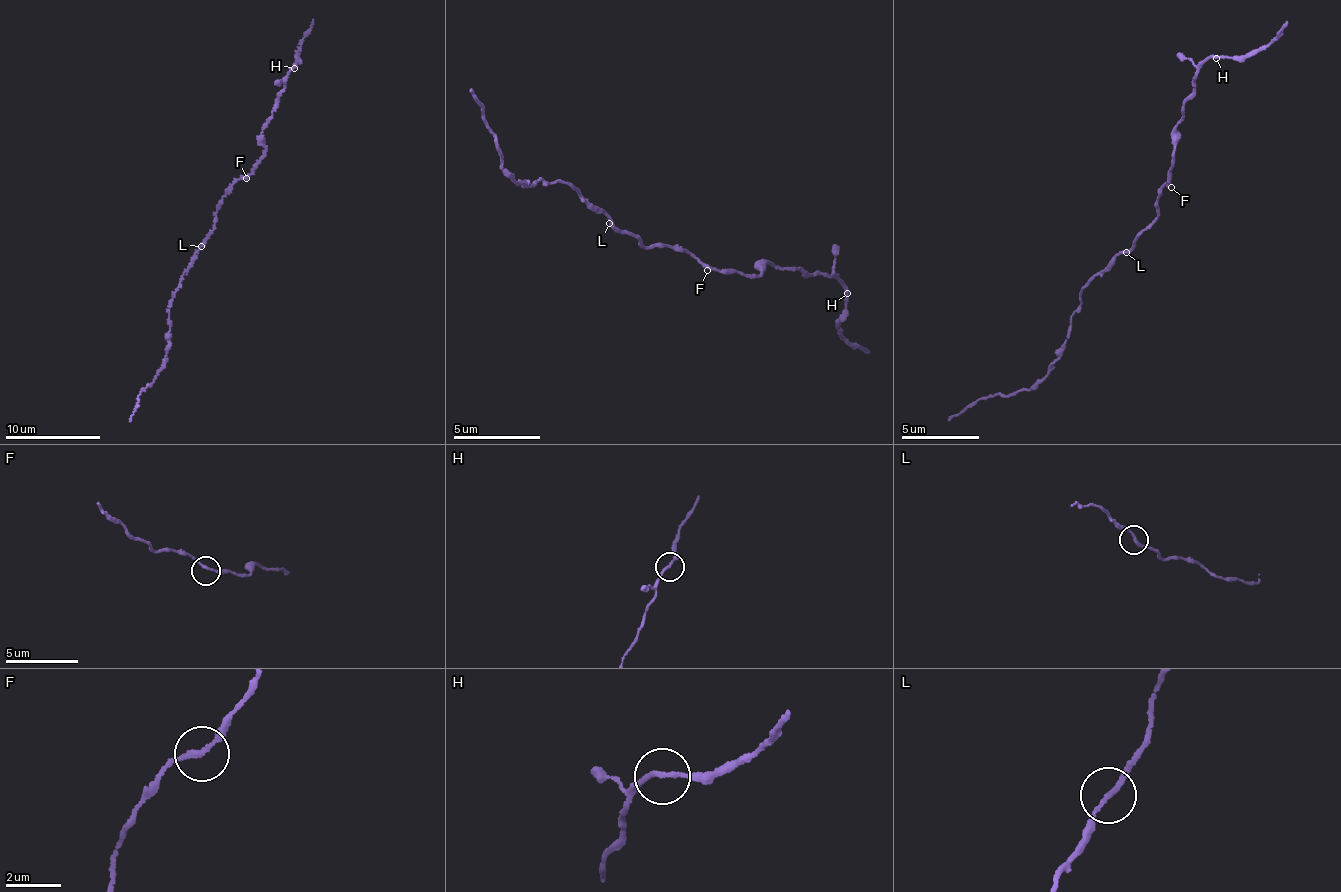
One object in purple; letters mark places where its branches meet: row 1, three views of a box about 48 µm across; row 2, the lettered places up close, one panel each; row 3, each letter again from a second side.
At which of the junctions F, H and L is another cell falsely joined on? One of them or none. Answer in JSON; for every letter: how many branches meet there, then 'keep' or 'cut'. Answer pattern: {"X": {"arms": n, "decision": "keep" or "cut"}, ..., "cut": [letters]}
{"F": {"arms": 2, "decision": "keep"}, "H": {"arms": 2, "decision": "keep"}, "L": {"arms": 2, "decision": "cut"}, "cut": ["L"]}

